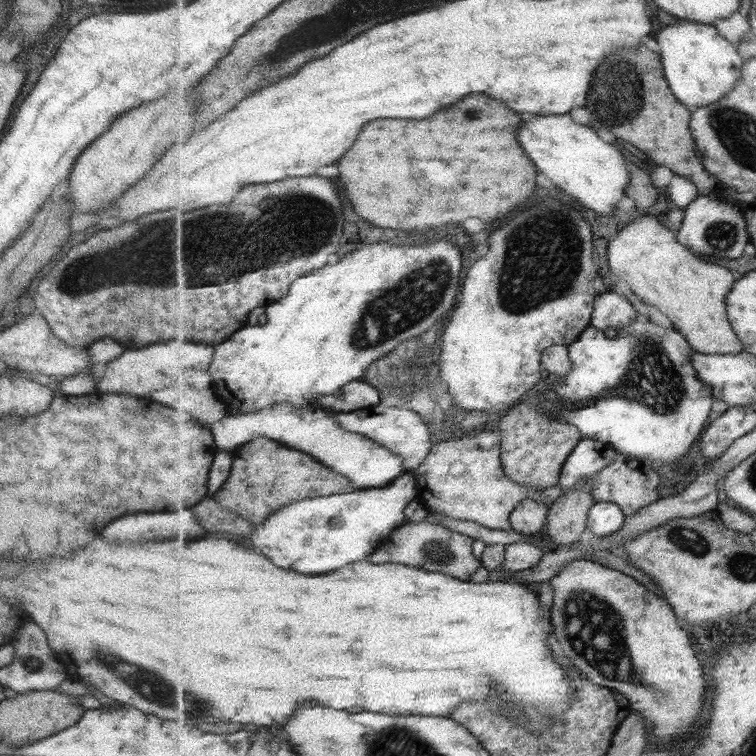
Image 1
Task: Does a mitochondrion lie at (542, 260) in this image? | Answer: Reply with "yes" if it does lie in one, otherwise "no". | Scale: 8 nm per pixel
yes

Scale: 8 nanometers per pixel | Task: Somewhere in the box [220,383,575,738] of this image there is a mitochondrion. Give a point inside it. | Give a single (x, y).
(437, 552)

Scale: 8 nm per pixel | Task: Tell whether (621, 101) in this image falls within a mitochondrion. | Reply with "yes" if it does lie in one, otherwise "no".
yes

